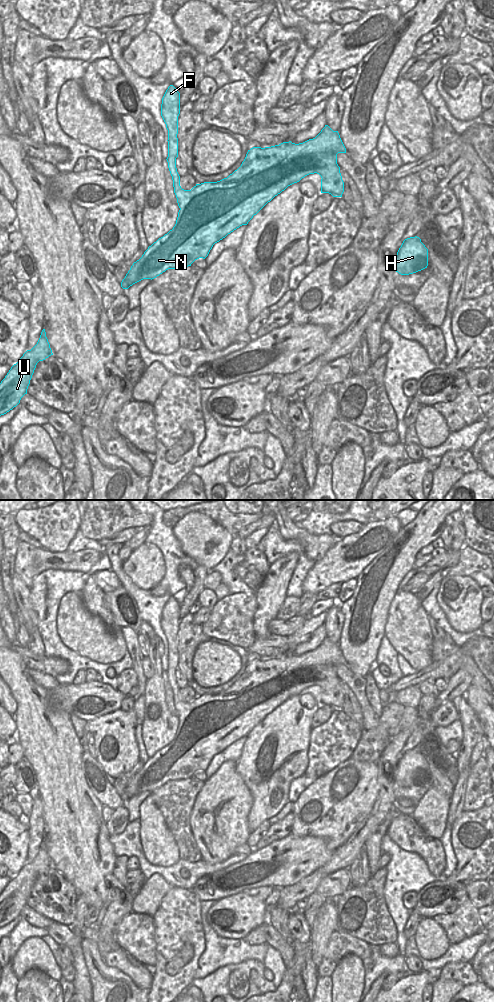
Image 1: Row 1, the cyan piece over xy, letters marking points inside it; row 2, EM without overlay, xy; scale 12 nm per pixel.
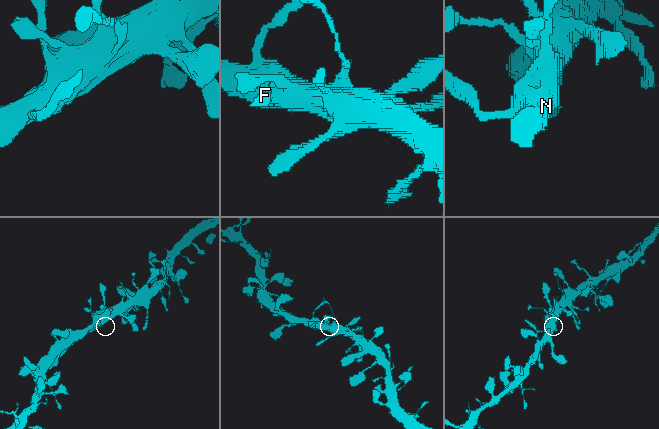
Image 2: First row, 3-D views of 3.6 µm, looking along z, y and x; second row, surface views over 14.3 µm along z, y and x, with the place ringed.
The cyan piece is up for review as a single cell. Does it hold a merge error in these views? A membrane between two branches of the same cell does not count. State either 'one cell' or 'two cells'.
one cell

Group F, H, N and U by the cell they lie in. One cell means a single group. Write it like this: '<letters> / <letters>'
F H N U

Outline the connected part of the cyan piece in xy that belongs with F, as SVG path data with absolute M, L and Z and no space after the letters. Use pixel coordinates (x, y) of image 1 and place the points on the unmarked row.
M170 597L162 610L161 628L168 642L168 669L166 672L173 692L174 705L180 720L176 736L172 742L149 758L142 769L133 775L121 794L121 799L123 801L128 801L130 798L143 791L152 792L168 781L188 779L199 770L205 771L215 755L225 750L240 738L247 737L253 728L275 708L309 686L317 685L321 688L321 705L329 705L333 709L342 709L344 704L344 694L340 685L340 679L337 676L337 666L346 665L346 660L338 643L333 643L328 637L325 637L315 650L309 651L303 655L295 656L289 653L271 659L253 659L248 662L241 678L227 690L217 694L196 696L191 702L184 702L180 698L180 688L176 680L176 670L178 669L177 646L179 626L180 605L173 597Z

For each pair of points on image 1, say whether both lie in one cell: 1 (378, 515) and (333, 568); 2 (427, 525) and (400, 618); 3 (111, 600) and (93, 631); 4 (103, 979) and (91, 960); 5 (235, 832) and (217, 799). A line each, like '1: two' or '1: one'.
1: two
2: two
3: two
4: one
5: one

